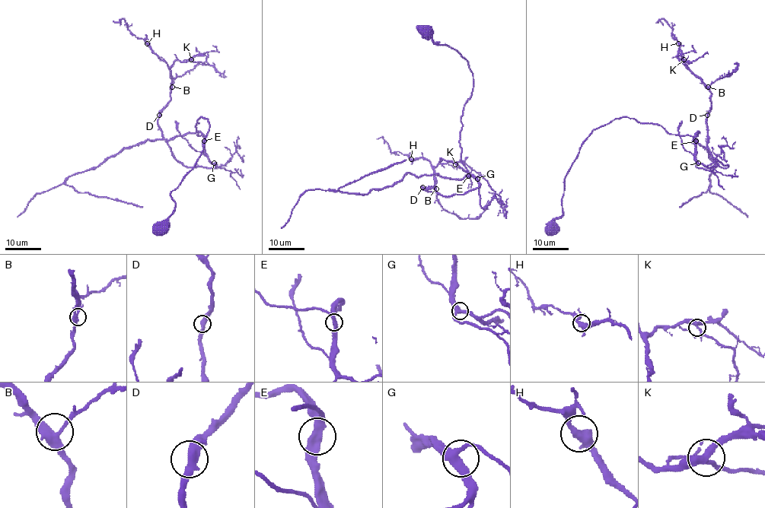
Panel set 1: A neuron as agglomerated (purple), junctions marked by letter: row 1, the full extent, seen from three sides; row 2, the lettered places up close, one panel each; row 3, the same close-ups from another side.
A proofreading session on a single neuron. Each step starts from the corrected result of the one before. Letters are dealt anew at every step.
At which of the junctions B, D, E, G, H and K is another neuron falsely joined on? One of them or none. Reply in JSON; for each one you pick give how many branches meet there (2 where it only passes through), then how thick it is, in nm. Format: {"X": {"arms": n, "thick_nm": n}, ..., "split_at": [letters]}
{"split_at": []}

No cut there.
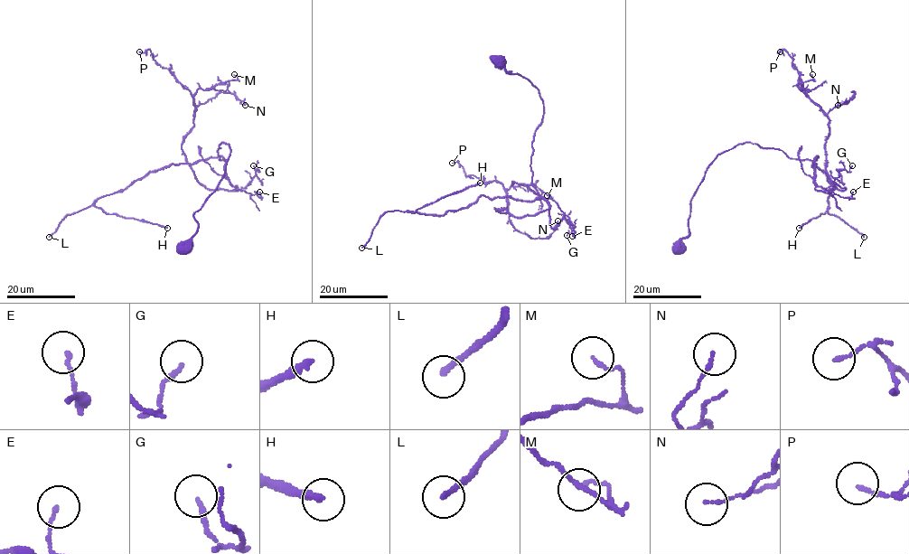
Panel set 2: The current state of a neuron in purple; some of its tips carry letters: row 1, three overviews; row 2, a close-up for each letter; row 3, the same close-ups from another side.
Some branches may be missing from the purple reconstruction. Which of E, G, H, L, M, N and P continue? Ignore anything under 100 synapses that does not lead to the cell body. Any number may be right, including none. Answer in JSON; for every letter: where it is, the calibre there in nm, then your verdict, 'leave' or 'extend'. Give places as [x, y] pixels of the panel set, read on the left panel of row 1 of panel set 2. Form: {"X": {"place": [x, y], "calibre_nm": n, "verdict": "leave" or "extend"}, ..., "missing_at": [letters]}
{"E": {"place": [259, 192], "calibre_nm": 130, "verdict": "leave"}, "G": {"place": [253, 165], "calibre_nm": 160, "verdict": "leave"}, "H": {"place": [167, 228], "calibre_nm": 300, "verdict": "extend"}, "L": {"place": [49, 237], "calibre_nm": 200, "verdict": "extend"}, "M": {"place": [234, 74], "calibre_nm": 120, "verdict": "leave"}, "N": {"place": [245, 105], "calibre_nm": 100, "verdict": "leave"}, "P": {"place": [139, 51], "calibre_nm": 130, "verdict": "leave"}, "missing_at": ["H", "L"]}

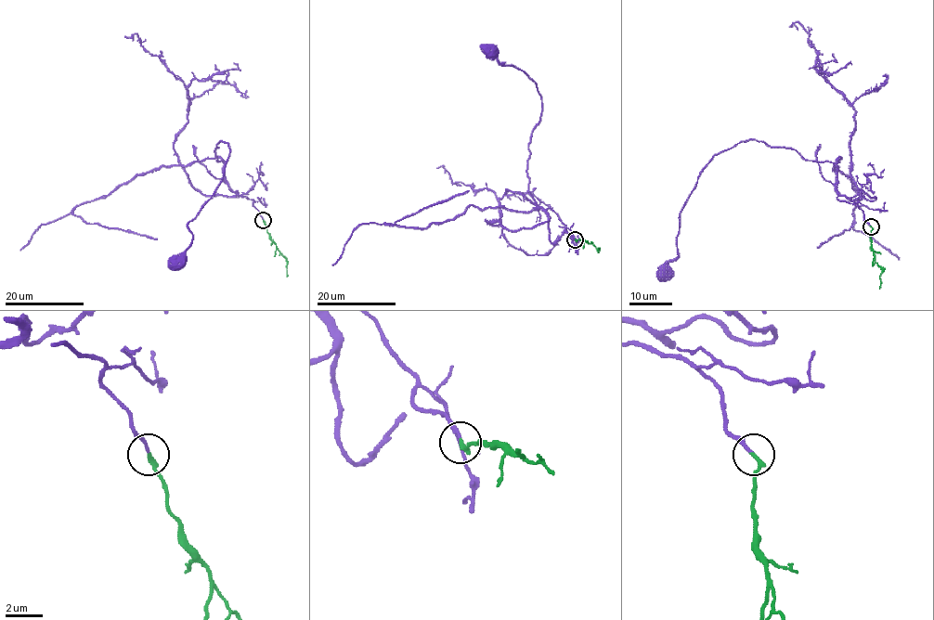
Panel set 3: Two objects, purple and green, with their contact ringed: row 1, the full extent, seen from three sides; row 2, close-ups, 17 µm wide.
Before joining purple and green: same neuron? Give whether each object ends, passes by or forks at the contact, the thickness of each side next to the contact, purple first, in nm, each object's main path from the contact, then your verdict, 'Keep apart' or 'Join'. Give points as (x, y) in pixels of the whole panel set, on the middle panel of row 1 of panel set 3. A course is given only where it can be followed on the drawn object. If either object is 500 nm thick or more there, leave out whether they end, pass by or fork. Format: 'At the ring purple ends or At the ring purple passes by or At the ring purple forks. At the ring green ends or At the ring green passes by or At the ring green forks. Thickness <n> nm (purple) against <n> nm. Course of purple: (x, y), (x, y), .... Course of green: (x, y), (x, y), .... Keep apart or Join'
At the ring purple ends. At the ring green ends. Thickness 150 nm (purple) against 240 nm. Course of purple: (575, 239), (529, 191), (527, 144), (540, 117), (536, 83), (490, 51). Course of green: (575, 239), (599, 248). Join

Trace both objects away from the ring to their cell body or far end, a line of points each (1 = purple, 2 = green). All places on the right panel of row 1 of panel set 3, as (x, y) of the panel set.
1: (871, 226), (836, 198), (829, 161), (745, 140), (699, 175), (664, 272)
2: (871, 226), (871, 247), (882, 270), (879, 289)

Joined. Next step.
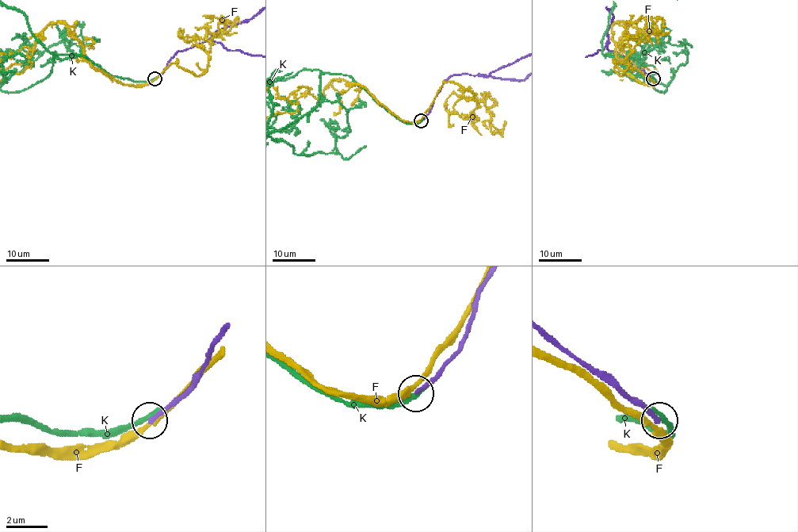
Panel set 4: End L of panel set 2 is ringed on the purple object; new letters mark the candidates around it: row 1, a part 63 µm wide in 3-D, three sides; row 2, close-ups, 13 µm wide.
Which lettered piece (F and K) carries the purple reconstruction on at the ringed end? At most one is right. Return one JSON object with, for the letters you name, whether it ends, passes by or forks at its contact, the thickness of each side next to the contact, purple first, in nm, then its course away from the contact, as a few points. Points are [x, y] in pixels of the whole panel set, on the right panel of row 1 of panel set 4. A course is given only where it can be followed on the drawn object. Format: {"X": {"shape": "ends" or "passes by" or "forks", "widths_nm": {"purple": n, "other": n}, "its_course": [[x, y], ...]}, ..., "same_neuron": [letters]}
{"same_neuron": []}

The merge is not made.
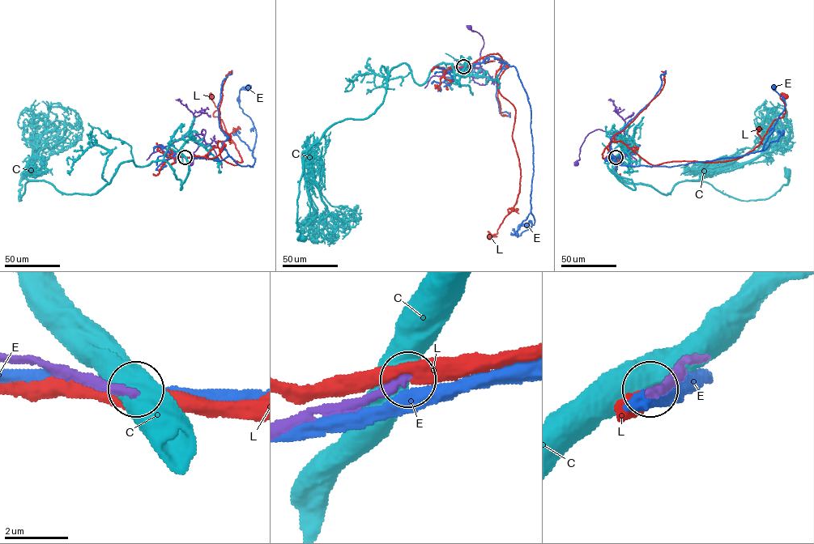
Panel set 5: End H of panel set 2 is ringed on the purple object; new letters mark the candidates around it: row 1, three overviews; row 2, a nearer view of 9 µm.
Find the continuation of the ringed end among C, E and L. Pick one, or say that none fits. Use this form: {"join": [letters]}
{"join": []}

